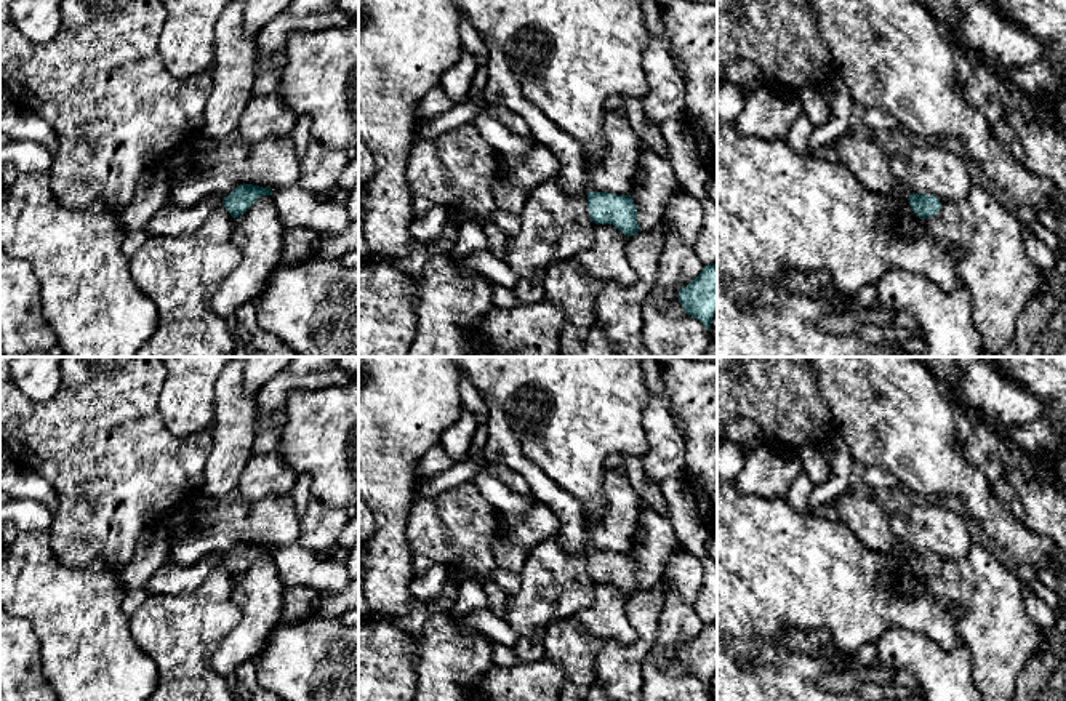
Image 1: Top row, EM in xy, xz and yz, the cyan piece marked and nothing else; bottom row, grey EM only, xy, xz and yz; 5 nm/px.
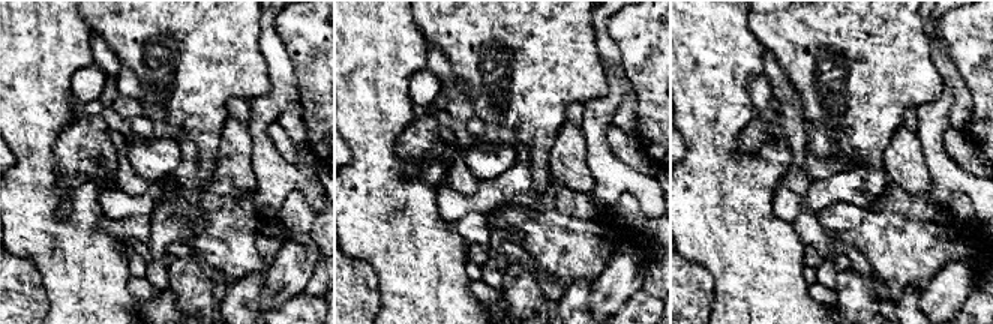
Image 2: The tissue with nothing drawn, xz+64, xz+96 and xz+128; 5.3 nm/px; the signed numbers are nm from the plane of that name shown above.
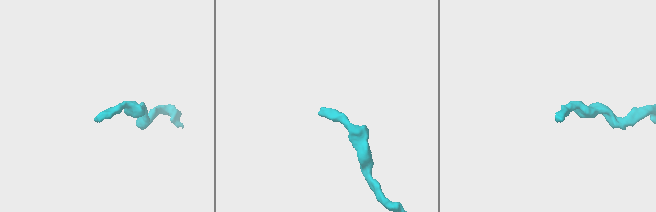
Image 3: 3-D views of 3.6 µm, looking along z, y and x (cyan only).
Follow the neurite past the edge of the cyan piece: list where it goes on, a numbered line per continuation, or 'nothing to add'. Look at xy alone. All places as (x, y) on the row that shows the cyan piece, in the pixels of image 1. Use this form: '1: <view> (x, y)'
1: xy (170, 220)

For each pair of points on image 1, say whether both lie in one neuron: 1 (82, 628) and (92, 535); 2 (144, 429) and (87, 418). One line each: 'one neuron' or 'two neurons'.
1: two neurons
2: one neuron

